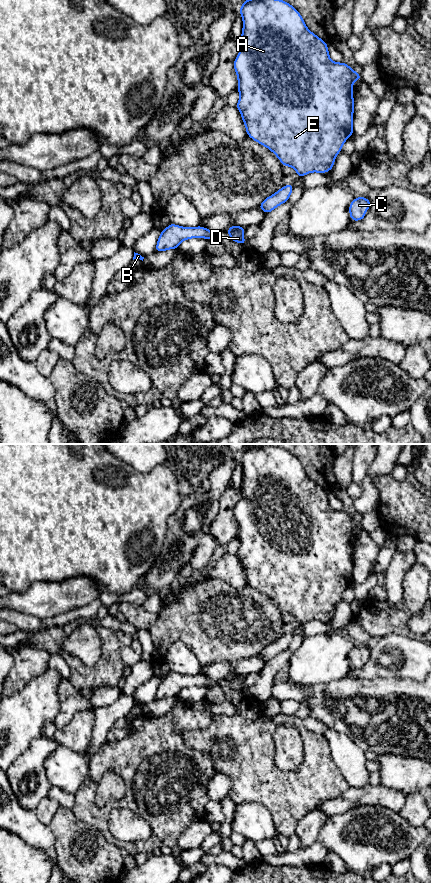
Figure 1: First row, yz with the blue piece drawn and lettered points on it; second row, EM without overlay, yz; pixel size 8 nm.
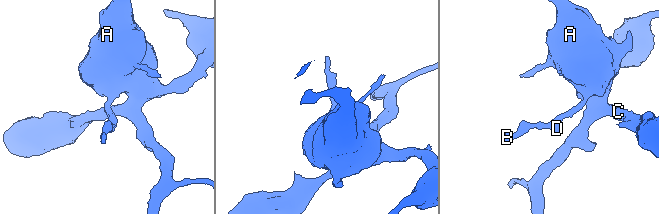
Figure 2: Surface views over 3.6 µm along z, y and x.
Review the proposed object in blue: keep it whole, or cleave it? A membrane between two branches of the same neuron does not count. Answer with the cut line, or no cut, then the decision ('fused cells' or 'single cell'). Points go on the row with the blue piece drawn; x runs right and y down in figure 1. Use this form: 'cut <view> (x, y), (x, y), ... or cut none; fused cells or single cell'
cut none; single cell

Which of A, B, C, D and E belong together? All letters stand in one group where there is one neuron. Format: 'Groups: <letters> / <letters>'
Groups: A B C D E

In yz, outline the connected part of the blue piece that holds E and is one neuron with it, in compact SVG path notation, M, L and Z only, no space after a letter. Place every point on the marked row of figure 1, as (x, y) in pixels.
M244 0L239 8L243 19L242 46L233 66L240 93L236 105L254 141L267 147L283 166L295 169L298 177L311 172L326 173L334 166L335 157L344 142L353 135L353 82L362 80L344 62L330 60L327 43L313 34L300 13L282 0Z

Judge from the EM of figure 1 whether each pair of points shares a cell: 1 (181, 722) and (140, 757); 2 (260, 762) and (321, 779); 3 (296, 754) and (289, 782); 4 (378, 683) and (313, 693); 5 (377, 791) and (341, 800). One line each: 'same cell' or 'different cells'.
1: same cell
2: same cell
3: different cells
4: same cell
5: same cell

